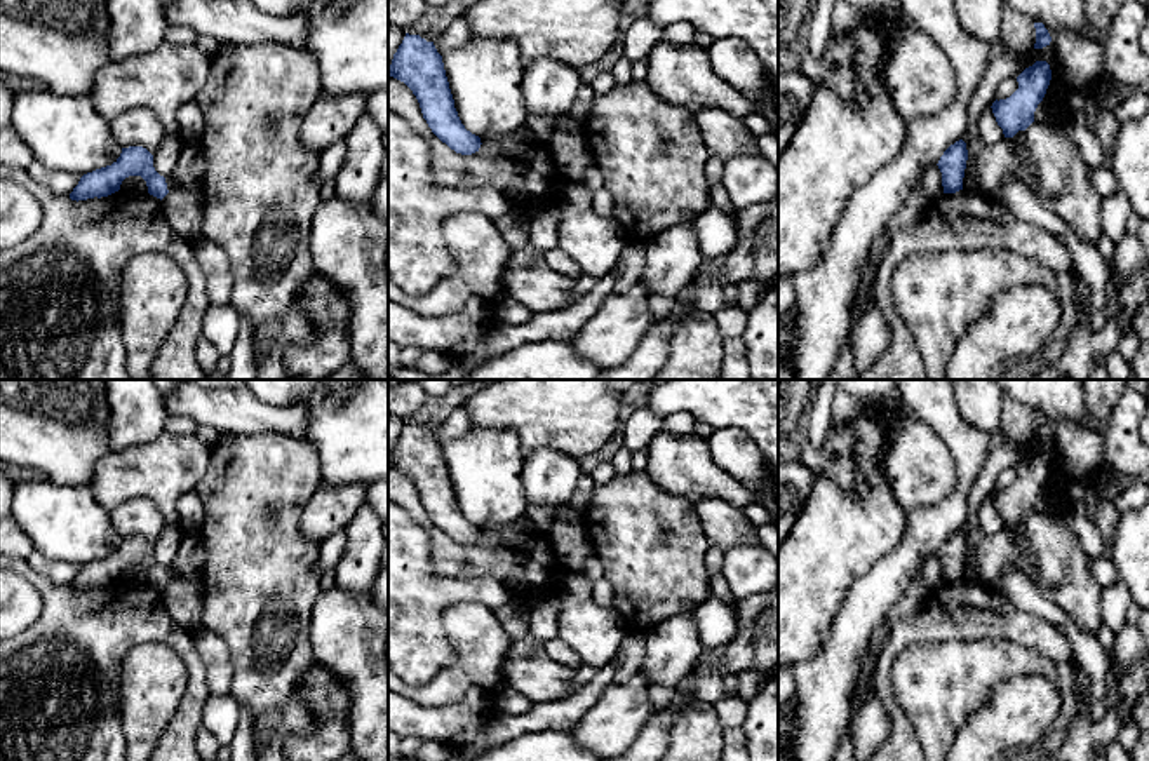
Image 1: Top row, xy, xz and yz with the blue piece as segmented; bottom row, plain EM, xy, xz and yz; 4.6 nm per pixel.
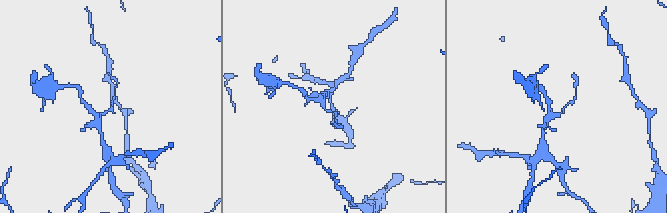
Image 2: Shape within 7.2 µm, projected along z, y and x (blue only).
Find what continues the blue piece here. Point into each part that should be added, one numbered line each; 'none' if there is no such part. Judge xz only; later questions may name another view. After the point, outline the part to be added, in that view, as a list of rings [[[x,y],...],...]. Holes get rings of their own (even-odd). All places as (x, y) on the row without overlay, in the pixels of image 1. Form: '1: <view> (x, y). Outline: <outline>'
none

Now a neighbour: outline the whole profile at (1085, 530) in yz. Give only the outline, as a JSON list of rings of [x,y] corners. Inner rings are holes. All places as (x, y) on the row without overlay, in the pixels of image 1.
[[[1074,505],[1064,517],[1064,524],[1072,531],[1088,559],[1104,554],[1104,536],[1097,522],[1088,515],[1086,507]]]

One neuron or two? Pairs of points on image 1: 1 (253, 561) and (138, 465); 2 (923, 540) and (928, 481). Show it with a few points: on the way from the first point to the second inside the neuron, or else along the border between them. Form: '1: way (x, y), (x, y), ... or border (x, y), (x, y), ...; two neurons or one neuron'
1: border (209, 451), (208, 471), (194, 490); two neurons
2: border (958, 481), (942, 500), (918, 507), (909, 514); two neurons

